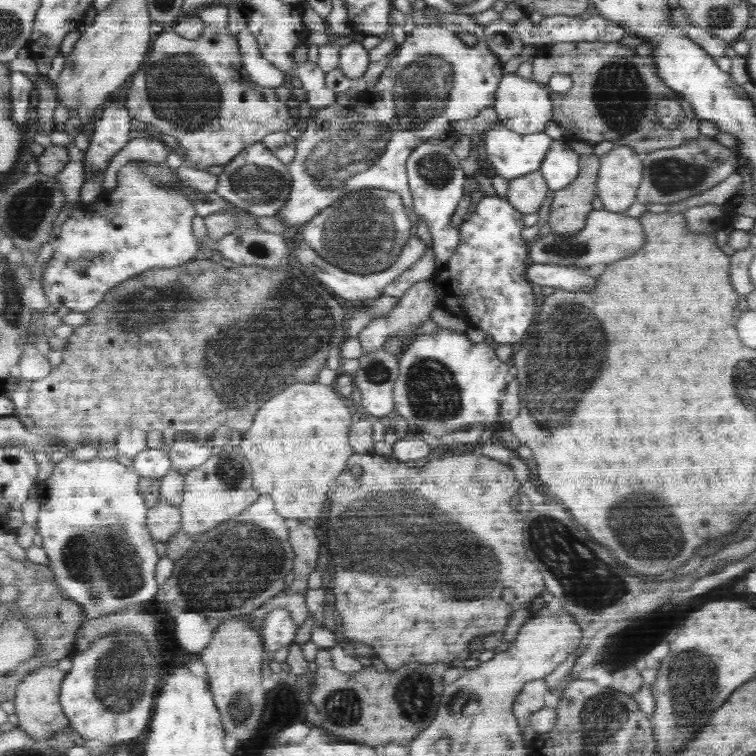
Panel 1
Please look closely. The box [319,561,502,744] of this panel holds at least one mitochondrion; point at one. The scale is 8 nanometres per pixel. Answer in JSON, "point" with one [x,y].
{"point":[415,695]}

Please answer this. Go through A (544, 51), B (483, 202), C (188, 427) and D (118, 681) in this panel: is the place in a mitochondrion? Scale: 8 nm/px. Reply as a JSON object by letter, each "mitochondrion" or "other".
{"A":"other","B":"other","C":"other","D":"mitochondrion"}

